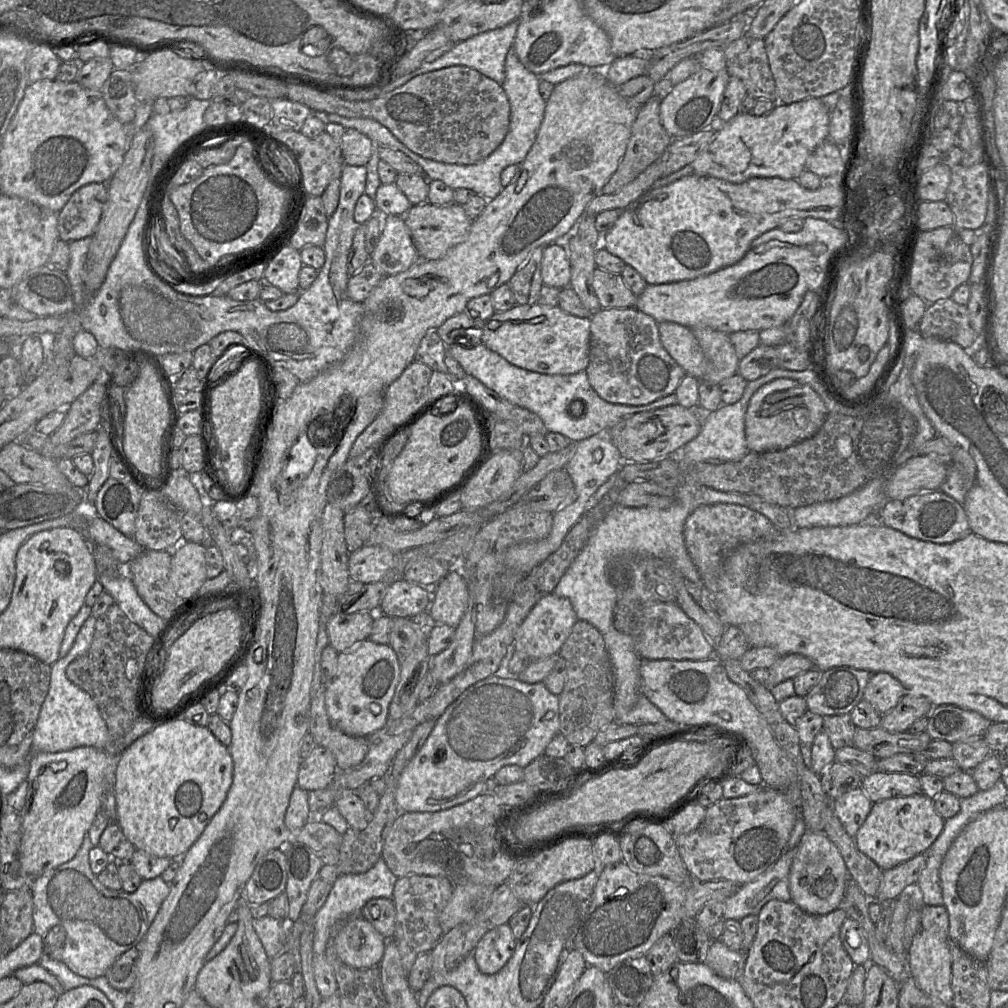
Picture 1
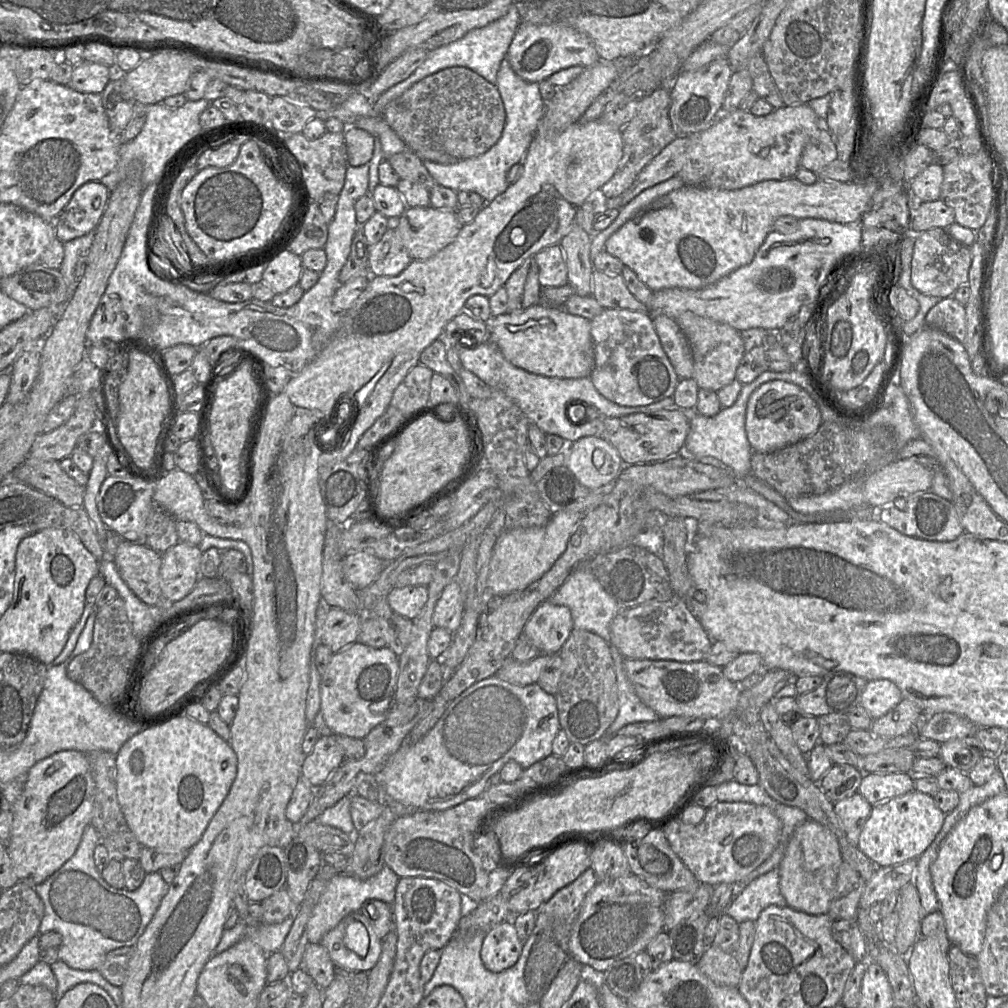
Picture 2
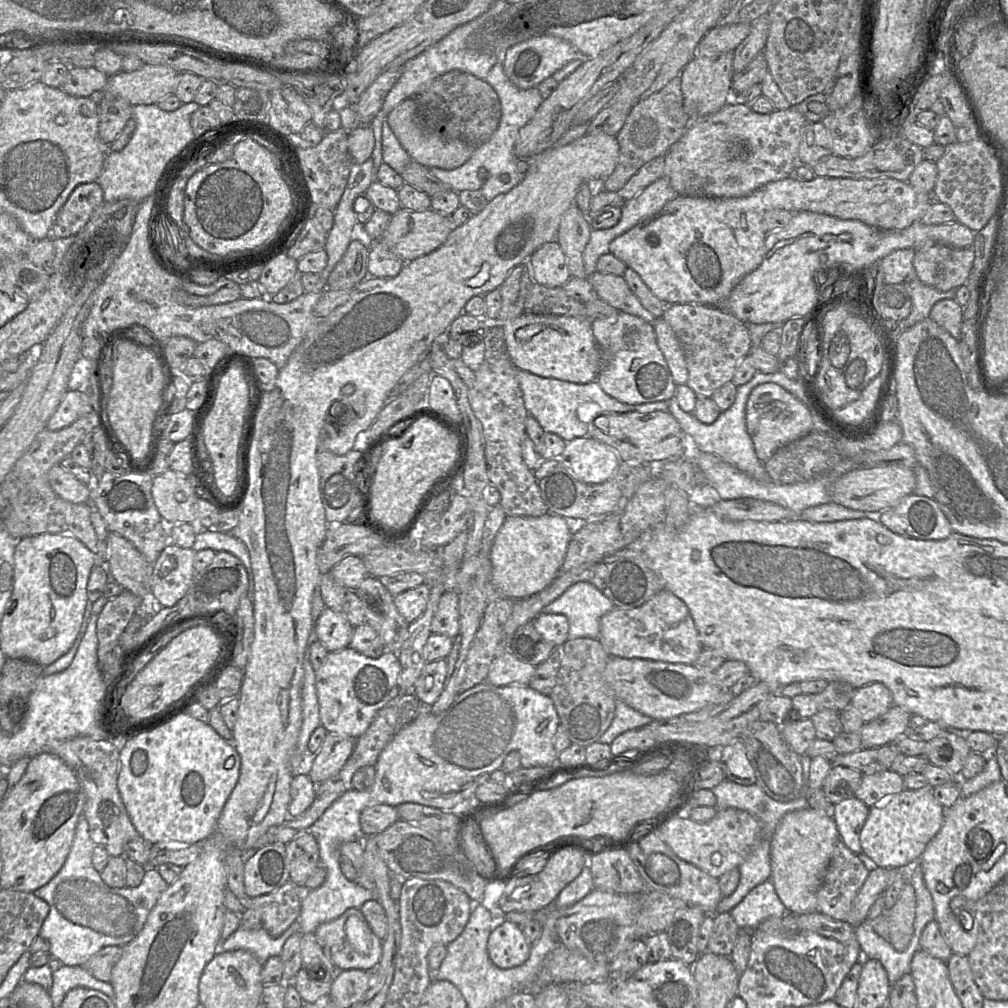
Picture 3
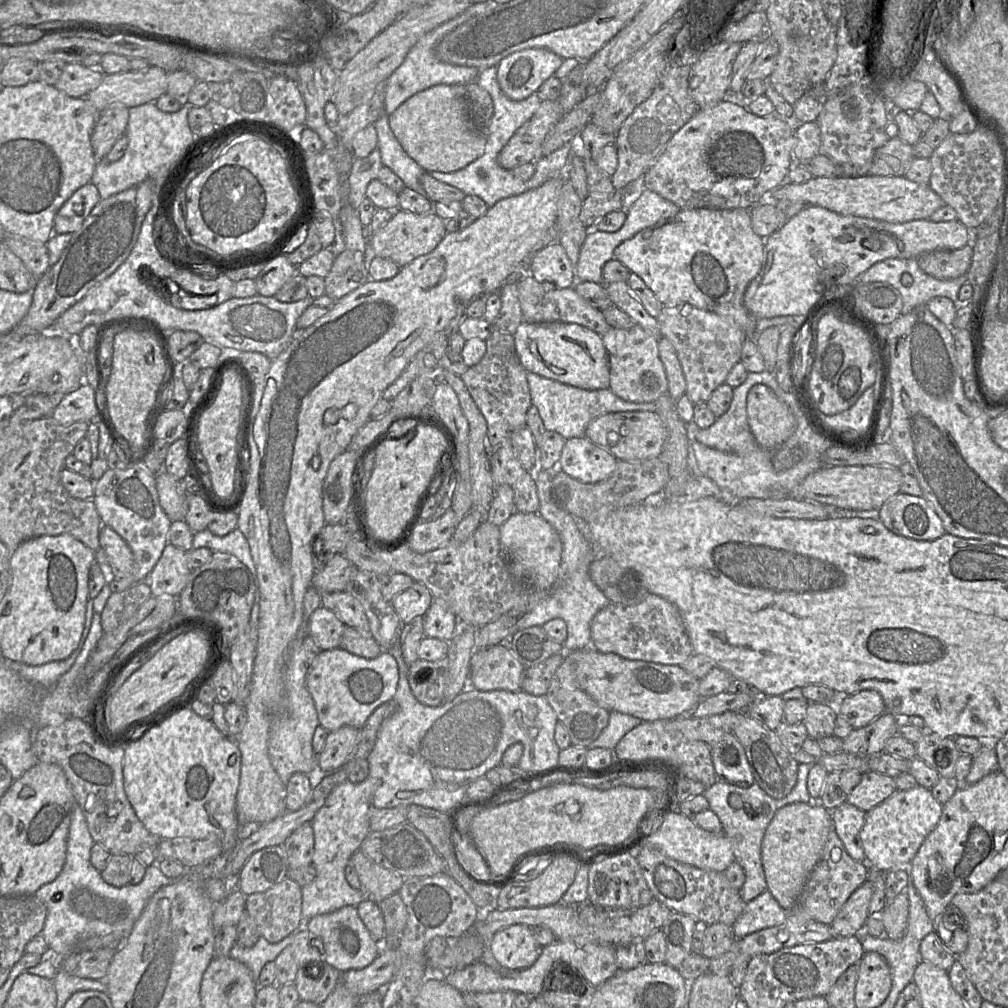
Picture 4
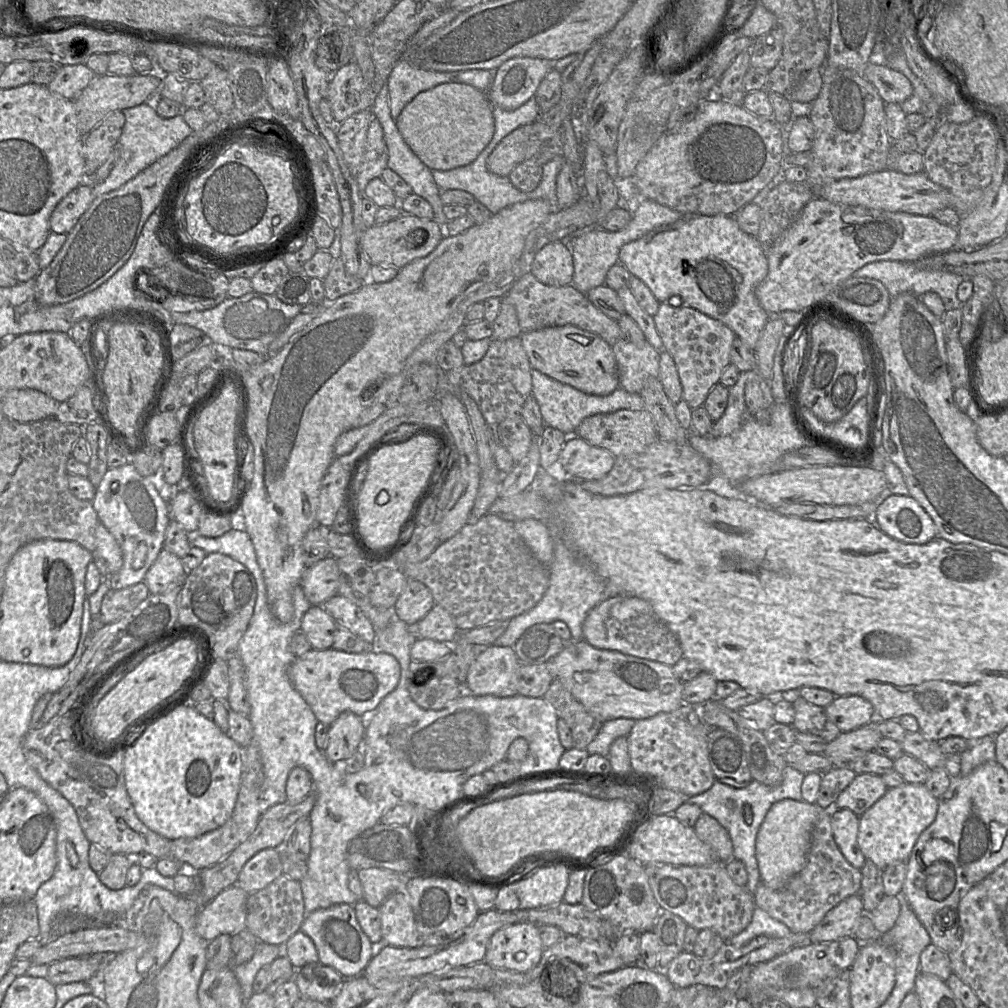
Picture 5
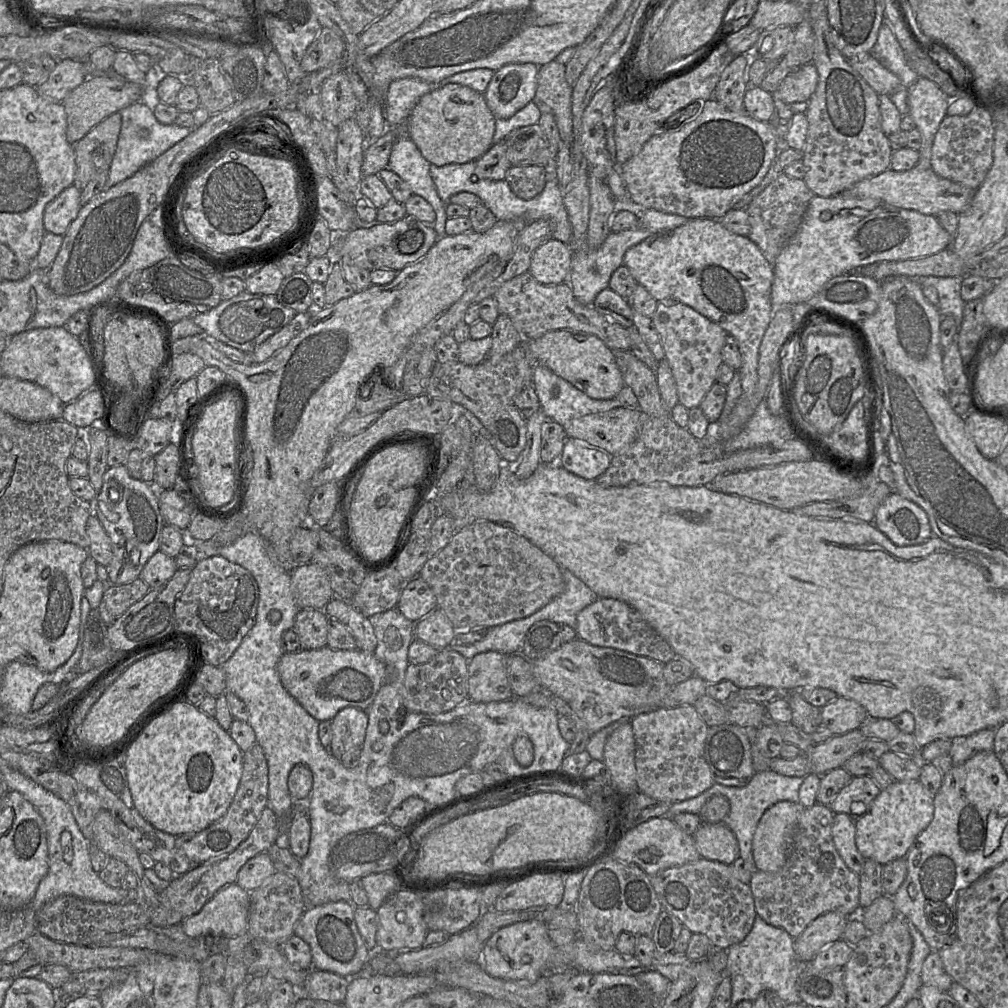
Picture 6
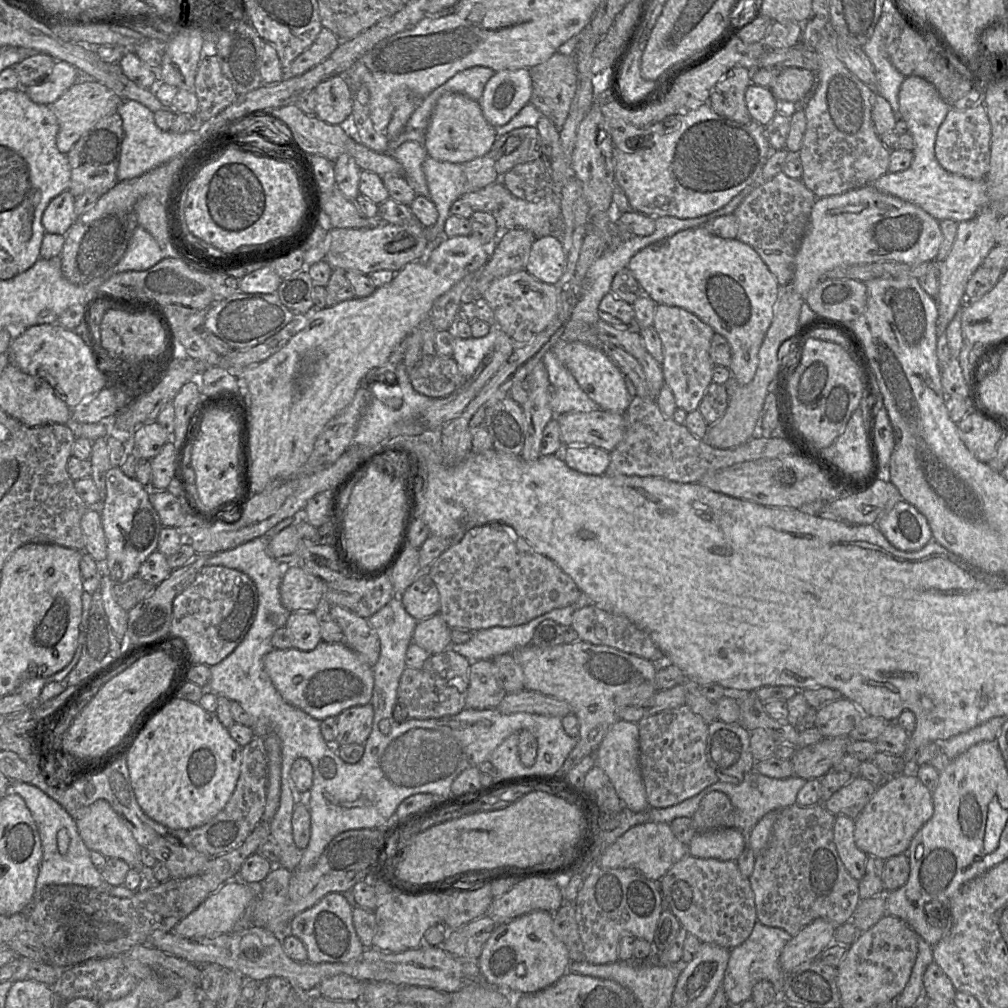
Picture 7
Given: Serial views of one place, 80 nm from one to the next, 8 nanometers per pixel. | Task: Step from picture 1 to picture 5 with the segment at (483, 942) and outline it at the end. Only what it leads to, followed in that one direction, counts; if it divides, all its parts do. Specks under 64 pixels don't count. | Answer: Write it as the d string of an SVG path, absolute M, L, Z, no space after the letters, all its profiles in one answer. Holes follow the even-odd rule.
M518 922L494 933L484 962L493 968L527 972L539 963L544 949L538 925Z

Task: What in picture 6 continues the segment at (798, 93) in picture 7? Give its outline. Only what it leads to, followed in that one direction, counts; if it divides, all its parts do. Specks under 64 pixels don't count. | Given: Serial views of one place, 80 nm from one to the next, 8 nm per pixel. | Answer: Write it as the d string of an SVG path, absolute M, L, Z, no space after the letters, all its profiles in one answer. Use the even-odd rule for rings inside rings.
M811 62L788 74L773 96L786 104L808 102L818 84L818 72Z

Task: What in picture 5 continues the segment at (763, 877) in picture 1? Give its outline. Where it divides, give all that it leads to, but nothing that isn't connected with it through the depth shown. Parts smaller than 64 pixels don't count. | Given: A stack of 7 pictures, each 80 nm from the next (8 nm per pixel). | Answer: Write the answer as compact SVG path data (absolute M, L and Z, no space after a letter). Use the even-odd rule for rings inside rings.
M755 907L749 925L728 942L735 946L741 946L760 935L782 938L790 933L790 929L784 923L772 918L761 908Z

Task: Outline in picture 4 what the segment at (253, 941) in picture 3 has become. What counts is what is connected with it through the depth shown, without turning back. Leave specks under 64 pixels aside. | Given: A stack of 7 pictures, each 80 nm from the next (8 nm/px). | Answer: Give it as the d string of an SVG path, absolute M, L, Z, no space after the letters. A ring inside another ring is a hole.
M302 918L302 924L290 935L277 943L269 943L261 936L259 936L257 942L252 947L247 948L235 943L231 948L229 956L246 965L251 972L253 980L257 983L263 966L268 962L275 961L281 951L293 942L295 935L307 929L306 924L303 923Z

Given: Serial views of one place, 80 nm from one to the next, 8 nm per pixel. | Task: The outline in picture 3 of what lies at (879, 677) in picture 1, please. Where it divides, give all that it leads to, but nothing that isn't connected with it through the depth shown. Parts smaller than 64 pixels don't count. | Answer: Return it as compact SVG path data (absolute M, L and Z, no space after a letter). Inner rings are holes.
M881 682L865 685L856 690L851 705L857 709L864 723L885 714L894 704L891 691Z

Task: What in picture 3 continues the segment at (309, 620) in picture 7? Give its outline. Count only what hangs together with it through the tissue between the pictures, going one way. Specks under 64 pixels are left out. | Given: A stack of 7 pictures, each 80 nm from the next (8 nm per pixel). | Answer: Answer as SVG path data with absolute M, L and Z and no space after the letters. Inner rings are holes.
M329 608L322 611L315 627L317 639L328 653L348 647L353 630L354 627L345 617Z

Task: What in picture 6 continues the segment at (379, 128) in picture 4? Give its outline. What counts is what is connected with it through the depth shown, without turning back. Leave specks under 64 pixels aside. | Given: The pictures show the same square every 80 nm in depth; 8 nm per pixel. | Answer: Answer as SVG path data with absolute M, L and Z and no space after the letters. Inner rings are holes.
M400 138L393 144L386 168L404 180L413 194L423 197L431 204L436 214L436 219L432 226L438 238L446 236L447 204L438 195L430 175L430 163L423 157L410 138Z

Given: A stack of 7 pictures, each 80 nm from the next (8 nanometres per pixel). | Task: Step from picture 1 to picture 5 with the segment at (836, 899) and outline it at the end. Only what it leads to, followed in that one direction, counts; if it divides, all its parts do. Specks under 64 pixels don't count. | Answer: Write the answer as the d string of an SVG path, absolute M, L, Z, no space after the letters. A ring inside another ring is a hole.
M784 799L771 806L756 836L756 859L761 883L779 890L804 868L820 809L816 803L793 799Z

